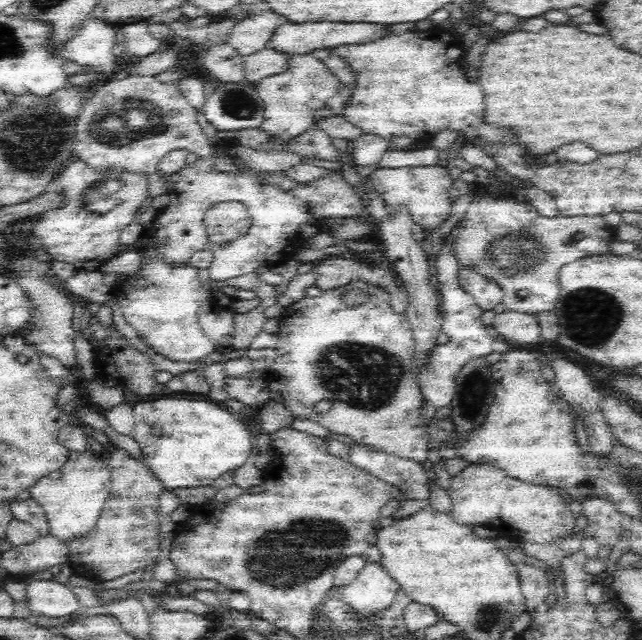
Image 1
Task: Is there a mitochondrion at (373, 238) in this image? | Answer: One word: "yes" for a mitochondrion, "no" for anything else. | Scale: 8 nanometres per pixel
no

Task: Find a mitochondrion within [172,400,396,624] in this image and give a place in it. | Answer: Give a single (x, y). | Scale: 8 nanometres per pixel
(287, 557)

